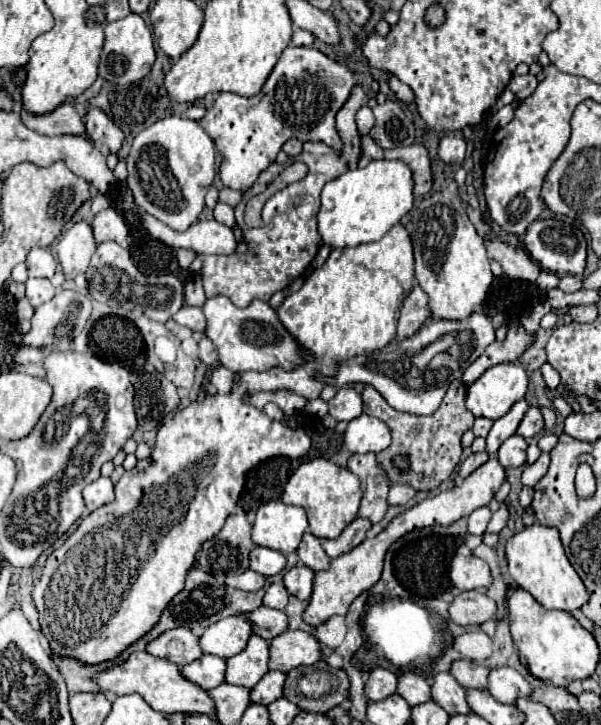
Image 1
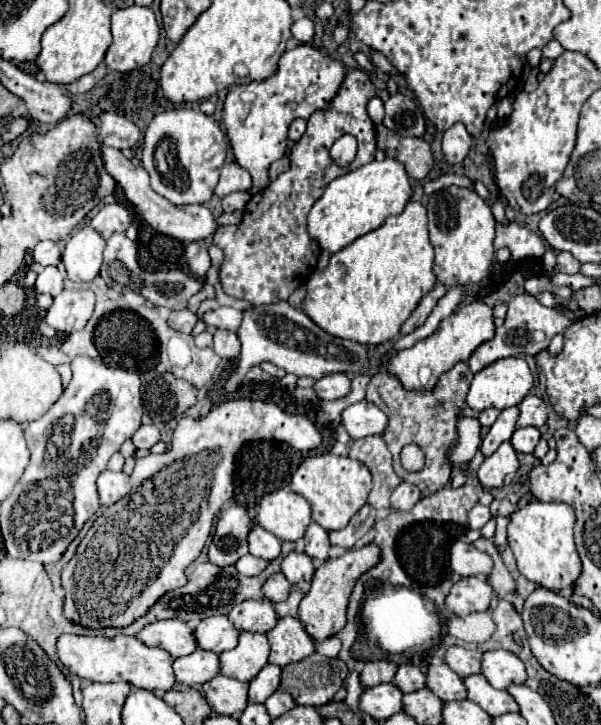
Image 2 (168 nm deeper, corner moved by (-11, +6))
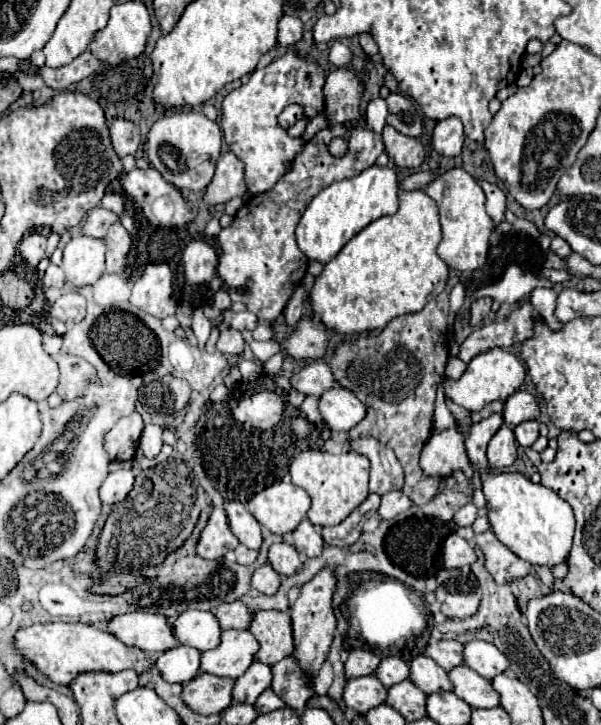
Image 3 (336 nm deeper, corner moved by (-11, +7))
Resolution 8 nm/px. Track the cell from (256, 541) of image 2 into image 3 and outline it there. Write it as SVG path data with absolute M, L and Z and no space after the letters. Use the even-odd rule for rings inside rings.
M225 502L225 510L229 516L231 530L239 538L239 542L251 550L259 550L263 544L263 530L255 516L247 512L241 502Z

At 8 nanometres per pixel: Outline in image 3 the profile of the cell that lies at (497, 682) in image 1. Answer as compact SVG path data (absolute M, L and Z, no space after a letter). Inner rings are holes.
M473 640L465 644L463 656L465 656L465 664L485 680L493 680L497 674L503 674L509 668L507 656L491 642Z

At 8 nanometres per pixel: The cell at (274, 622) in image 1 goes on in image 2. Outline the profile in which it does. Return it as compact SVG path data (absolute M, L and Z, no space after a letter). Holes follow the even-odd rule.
M255 599L235 605L227 617L239 631L267 633L277 623L277 613L273 609L273 603L269 603L269 601L263 603L263 601L255 601Z

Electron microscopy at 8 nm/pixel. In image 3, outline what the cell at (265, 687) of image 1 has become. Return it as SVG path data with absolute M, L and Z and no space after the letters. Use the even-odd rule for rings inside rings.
M253 662L247 668L247 672L235 680L233 700L245 702L245 704L255 704L255 700L261 696L261 692L271 688L271 680L273 680L271 666L267 666L263 662Z

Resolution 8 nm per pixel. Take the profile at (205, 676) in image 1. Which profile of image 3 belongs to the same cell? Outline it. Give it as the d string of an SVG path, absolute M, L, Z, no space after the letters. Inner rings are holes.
M175 646L157 658L157 670L167 682L187 684L199 674L201 652L191 646Z

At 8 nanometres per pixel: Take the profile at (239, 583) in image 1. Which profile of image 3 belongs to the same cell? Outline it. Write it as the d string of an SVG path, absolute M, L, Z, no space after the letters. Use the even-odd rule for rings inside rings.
M239 544L239 548L235 550L237 564L241 564L241 566L249 566L249 564L253 564L253 562L257 560L257 554L259 554L259 552L255 552L255 550L249 550L249 548L245 548L243 544Z

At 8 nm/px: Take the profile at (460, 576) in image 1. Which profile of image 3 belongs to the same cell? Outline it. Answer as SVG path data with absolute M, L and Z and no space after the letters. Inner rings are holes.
M451 534L443 546L443 564L445 568L463 568L477 560L475 550L457 534Z

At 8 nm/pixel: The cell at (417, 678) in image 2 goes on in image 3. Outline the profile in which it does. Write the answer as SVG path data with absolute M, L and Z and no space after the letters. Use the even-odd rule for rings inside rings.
M397 656L383 658L383 664L379 664L379 668L377 668L377 678L389 688L389 686L399 684L409 678L409 666L407 666L407 662L403 662Z

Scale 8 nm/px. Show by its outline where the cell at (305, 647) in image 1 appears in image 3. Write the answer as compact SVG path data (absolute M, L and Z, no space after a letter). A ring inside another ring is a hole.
M275 610L255 612L249 630L261 644L255 660L263 664L273 666L279 660L291 656L295 650L291 616L287 612L275 612Z

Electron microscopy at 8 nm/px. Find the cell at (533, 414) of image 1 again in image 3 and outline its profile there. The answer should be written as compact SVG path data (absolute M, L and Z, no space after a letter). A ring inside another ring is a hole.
M515 392L513 396L509 396L505 400L505 408L503 408L503 420L507 424L521 424L521 422L527 422L527 420L539 420L541 416L541 410L539 410L539 404L537 400L529 394L529 392Z

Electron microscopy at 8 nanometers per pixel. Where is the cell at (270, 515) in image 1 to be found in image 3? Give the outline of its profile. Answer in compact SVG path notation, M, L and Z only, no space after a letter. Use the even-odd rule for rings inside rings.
M287 480L275 482L247 502L247 510L273 534L293 532L305 518L311 506L309 494Z

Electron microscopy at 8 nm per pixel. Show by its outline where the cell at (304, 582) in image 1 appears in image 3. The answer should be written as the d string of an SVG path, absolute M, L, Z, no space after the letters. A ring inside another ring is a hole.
M285 542L273 544L269 548L269 560L271 560L271 566L275 568L275 572L279 572L281 576L293 576L303 570L299 552L291 544L285 544Z

